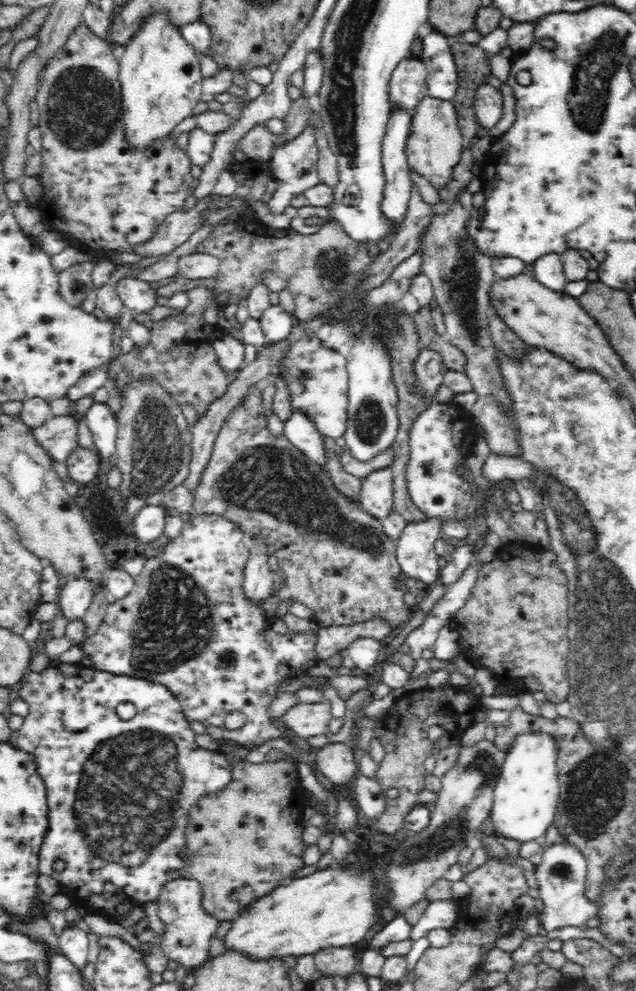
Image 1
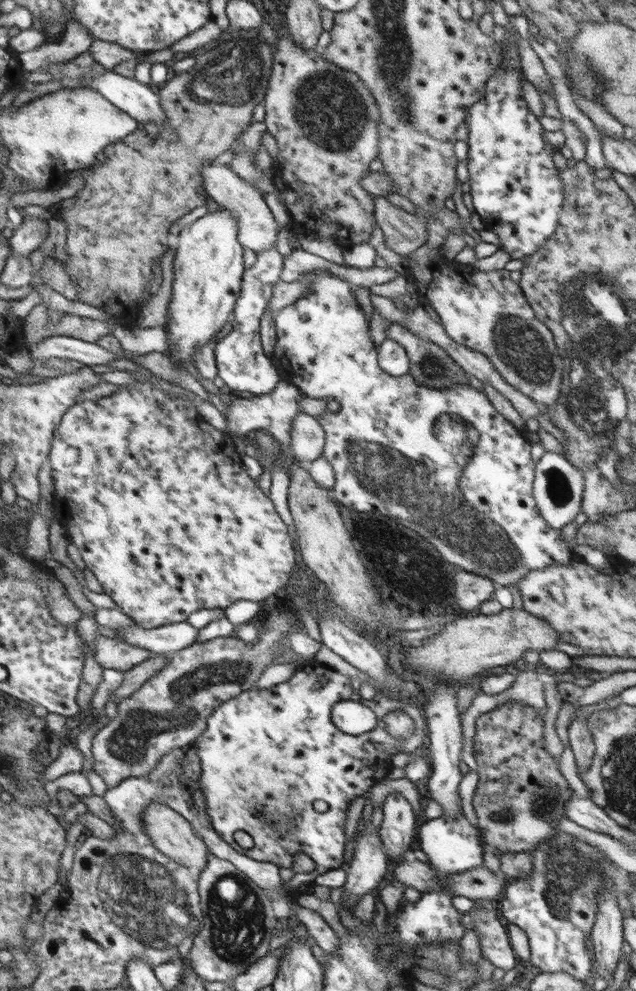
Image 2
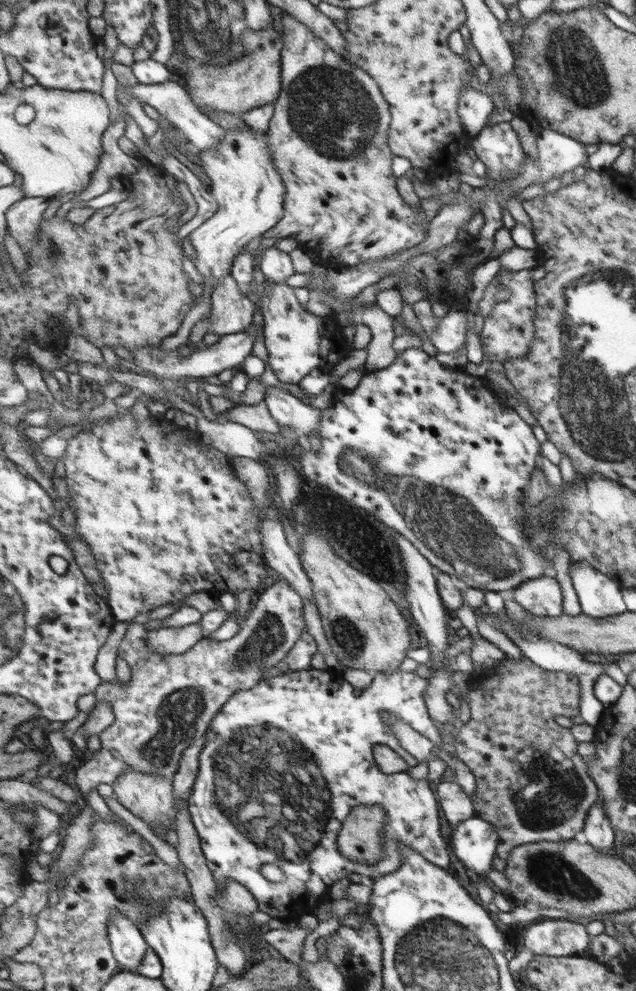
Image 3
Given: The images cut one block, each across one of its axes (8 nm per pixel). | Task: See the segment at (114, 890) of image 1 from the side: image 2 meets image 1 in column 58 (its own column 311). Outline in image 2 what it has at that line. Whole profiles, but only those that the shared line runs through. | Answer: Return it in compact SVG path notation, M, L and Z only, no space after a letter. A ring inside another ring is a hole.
M310 662L296 671L293 677L272 688L253 689L244 692L240 697L226 702L212 714L210 728L196 743L203 763L201 786L207 798L208 812L214 820L214 827L236 850L246 853L259 861L278 863L282 868L294 868L296 854L307 854L316 866L314 871L296 873L285 884L290 894L299 894L310 882L316 882L319 876L343 868L346 852L346 824L348 824L348 806L350 802L373 788L376 782L382 782L392 766L390 755L400 753L413 754L424 743L426 730L418 696L408 691L409 698L394 698L385 692L378 691L372 700L364 700L352 691L348 676L319 662ZM352 700L370 708L378 717L380 724L369 733L352 736L344 733L334 723L336 704ZM390 712L404 712L414 720L414 734L404 741L396 740L386 731L382 721ZM386 768L386 770L384 770ZM376 776L376 778L372 778ZM252 806L262 810L262 814L254 814ZM296 819L296 828L288 828L286 824L270 824L264 820ZM244 831L254 838L255 846L244 849L236 842L236 832Z

